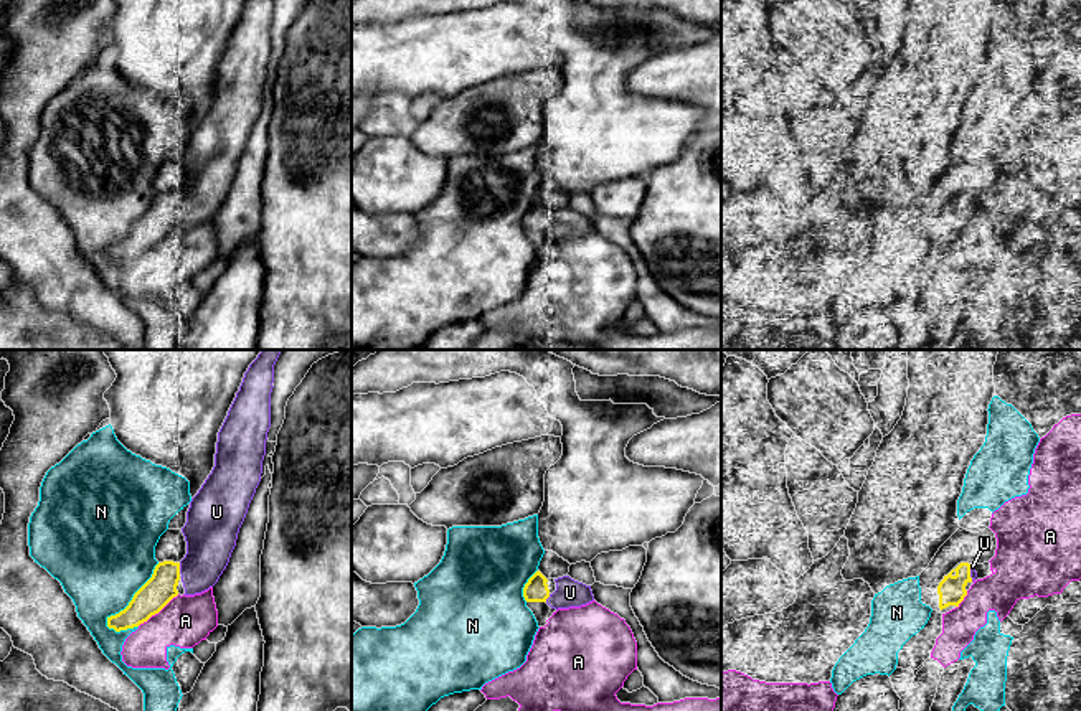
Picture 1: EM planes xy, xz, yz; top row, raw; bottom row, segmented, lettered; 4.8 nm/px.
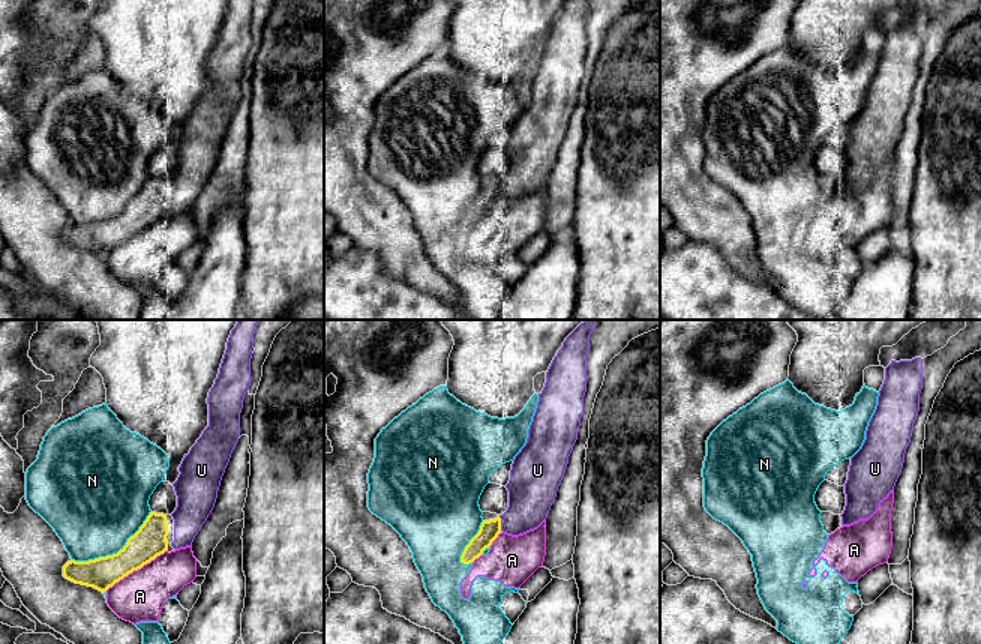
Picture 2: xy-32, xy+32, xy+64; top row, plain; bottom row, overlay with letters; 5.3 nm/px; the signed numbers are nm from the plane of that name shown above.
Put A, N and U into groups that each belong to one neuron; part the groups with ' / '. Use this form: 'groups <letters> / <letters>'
groups A / N / U

